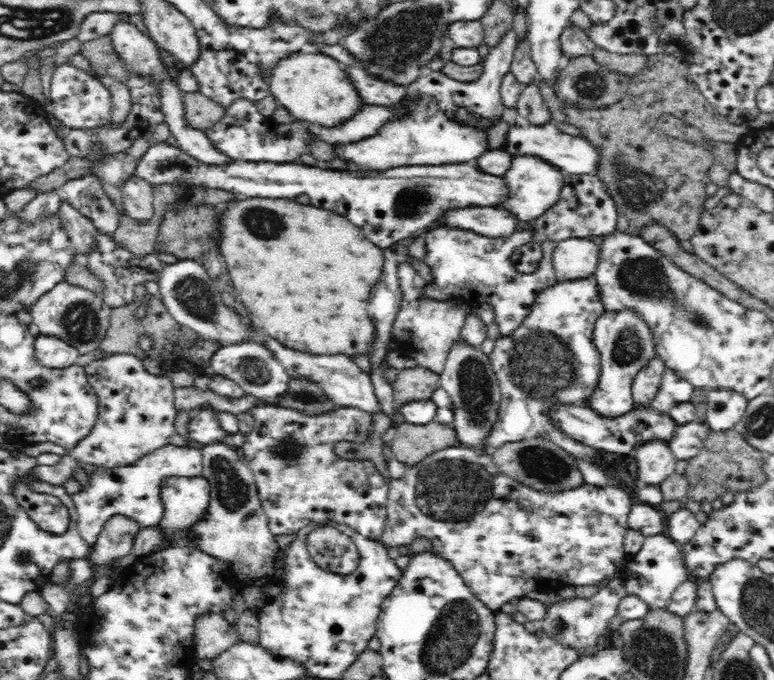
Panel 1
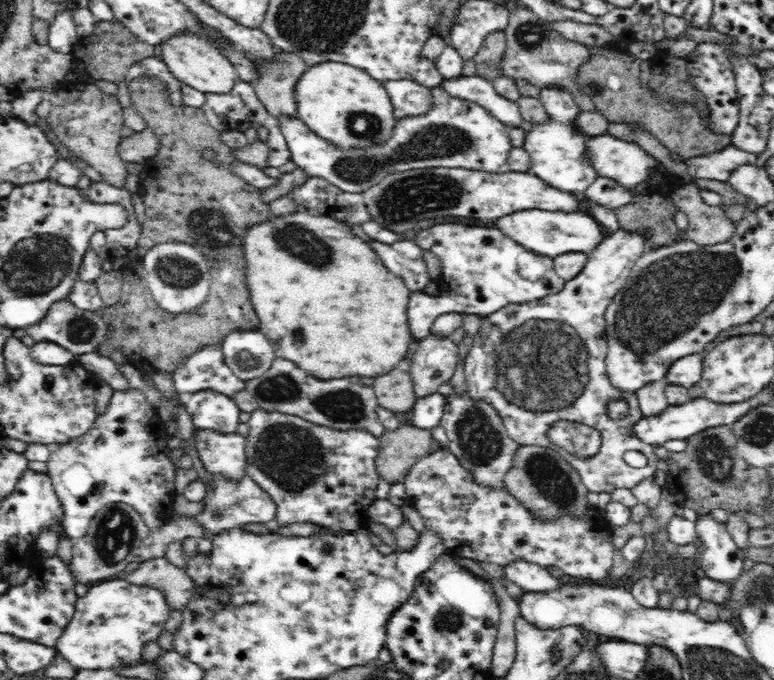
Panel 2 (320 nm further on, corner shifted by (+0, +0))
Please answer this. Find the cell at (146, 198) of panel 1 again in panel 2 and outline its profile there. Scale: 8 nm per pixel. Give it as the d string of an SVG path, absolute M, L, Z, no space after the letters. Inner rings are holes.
M72 83L67 89L49 91L48 100L51 108L47 123L70 155L95 168L108 184L124 188L126 163L120 159L117 149L123 139L120 130L124 125L124 111L118 97L104 95L94 84Z

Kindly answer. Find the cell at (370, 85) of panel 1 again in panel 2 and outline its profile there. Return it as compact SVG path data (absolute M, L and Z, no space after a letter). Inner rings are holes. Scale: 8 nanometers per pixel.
M411 80L384 81L393 104L394 116L401 120L404 117L423 115L432 108L430 87L422 86Z

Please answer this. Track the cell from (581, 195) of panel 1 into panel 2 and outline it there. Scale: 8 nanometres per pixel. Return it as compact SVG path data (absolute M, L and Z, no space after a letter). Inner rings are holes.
M604 176L596 178L582 194L582 199L586 205L603 204L613 210L634 200L630 189Z

